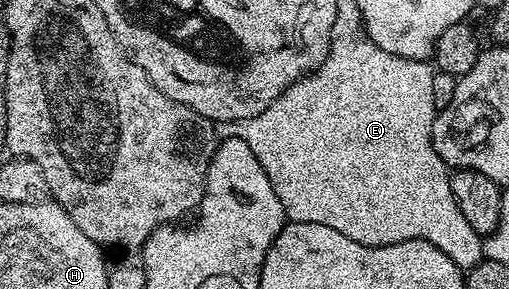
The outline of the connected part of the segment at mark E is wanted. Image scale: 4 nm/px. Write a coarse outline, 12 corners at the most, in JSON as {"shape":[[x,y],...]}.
{"shape":[[334,19],[327,59],[249,120],[287,222],[484,235],[433,148],[434,65]]}

